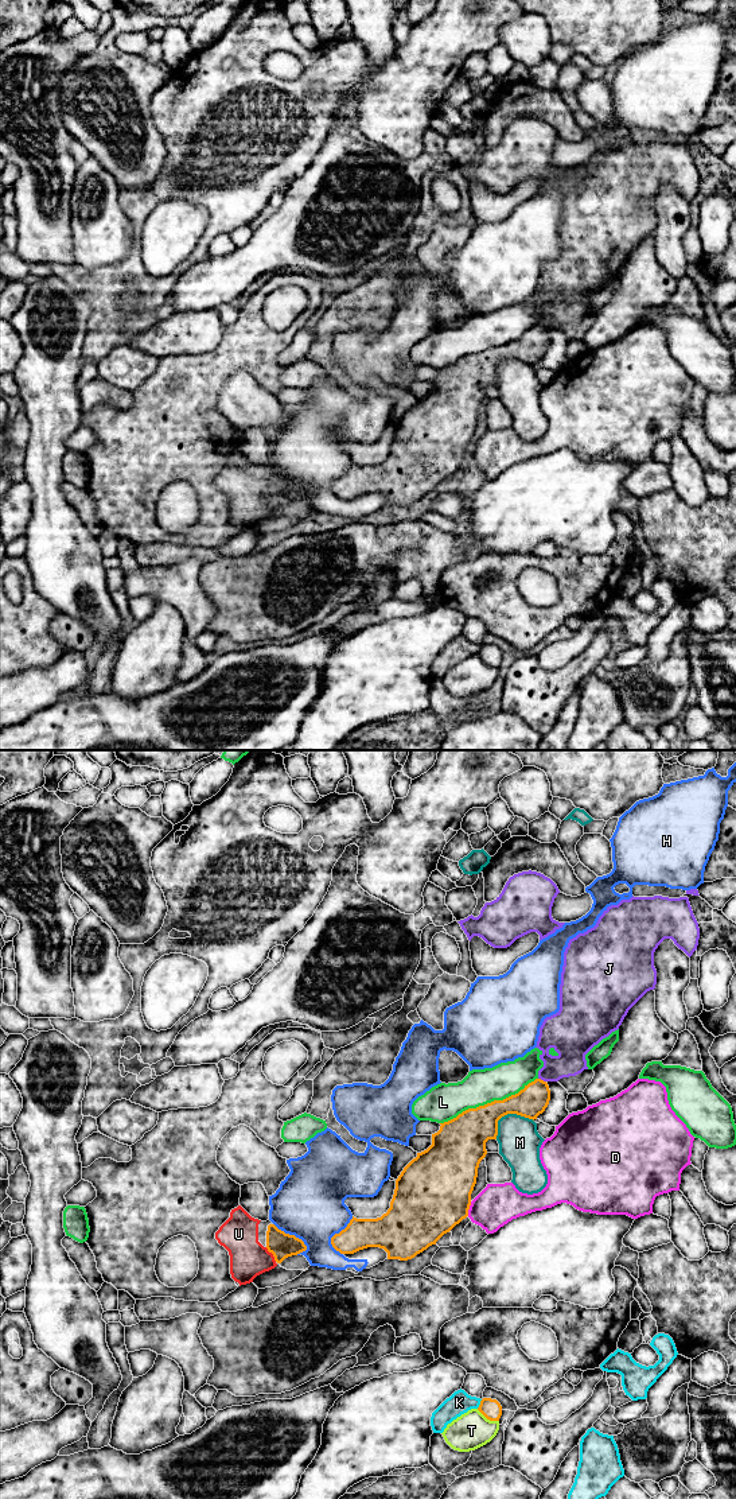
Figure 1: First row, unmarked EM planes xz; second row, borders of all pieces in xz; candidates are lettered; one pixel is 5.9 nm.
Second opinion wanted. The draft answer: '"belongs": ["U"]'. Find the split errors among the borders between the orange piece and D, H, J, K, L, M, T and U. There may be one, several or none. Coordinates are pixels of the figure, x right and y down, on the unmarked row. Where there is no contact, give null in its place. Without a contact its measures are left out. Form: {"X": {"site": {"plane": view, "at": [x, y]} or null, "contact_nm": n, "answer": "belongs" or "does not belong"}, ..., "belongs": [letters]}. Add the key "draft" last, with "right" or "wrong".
{"D": {"site": {"plane": "xz", "at": [468, 454]}, "contact_nm": 90, "answer": "does not belong"}, "H": {"site": {"plane": "xz", "at": [292, 481]}, "contact_nm": 260, "answer": "does not belong"}, "J": {"site": {"plane": "xz", "at": [542, 326]}, "contact_nm": 50, "answer": "does not belong"}, "K": {"site": {"plane": "xz", "at": [481, 649]}, "contact_nm": 70, "answer": "does not belong"}, "L": {"site": {"plane": "xz", "at": [489, 349]}, "contact_nm": 650, "answer": "does not belong"}, "M": {"site": {"plane": "xz", "at": [506, 360]}, "contact_nm": 260, "answer": "does not belong"}, "T": {"site": {"plane": "xz", "at": [487, 664]}, "contact_nm": 150, "answer": "does not belong"}, "U": {"site": {"plane": "xz", "at": [272, 498]}, "contact_nm": 110, "answer": "belongs"}, "belongs": ["U"], "draft": "right"}

